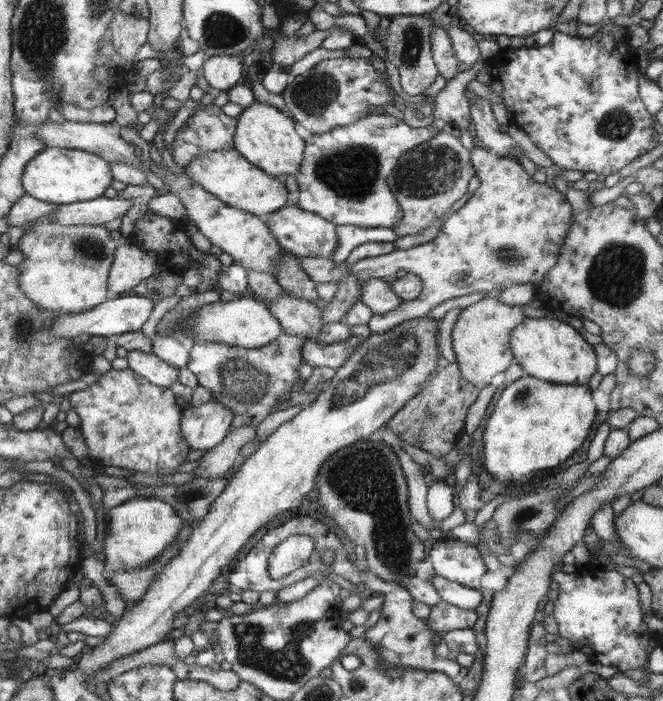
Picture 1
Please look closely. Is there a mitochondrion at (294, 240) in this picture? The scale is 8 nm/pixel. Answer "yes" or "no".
no

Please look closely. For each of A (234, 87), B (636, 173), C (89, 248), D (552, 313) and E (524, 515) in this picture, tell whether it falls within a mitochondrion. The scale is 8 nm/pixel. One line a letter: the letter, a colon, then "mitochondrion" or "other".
A: other
B: other
C: mitochondrion
D: other
E: mitochondrion

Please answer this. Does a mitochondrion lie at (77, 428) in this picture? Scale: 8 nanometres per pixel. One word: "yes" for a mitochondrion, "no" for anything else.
no

